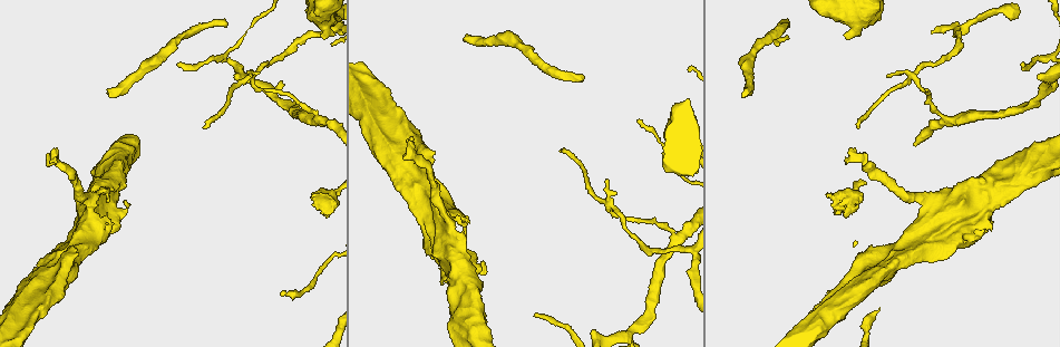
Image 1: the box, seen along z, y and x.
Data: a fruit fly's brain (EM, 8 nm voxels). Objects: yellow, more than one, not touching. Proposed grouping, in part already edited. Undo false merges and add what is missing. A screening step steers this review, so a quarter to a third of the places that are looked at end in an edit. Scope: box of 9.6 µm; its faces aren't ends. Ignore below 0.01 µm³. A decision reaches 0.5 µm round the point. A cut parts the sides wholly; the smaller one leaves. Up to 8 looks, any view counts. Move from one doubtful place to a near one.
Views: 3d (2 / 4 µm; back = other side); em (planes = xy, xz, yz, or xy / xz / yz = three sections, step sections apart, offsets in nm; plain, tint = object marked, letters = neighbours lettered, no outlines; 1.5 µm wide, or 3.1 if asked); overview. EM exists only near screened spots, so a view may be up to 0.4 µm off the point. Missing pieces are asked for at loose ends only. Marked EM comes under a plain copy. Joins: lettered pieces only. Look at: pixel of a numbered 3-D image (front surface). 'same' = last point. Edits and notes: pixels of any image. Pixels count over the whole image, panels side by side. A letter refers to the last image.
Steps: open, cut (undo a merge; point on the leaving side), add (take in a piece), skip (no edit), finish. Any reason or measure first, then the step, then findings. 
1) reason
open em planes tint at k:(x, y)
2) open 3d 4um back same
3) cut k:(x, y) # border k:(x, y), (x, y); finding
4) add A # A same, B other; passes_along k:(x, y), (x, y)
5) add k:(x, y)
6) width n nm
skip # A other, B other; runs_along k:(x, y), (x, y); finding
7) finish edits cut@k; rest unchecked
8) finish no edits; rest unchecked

open 3d 2um at 1:(608, 202)

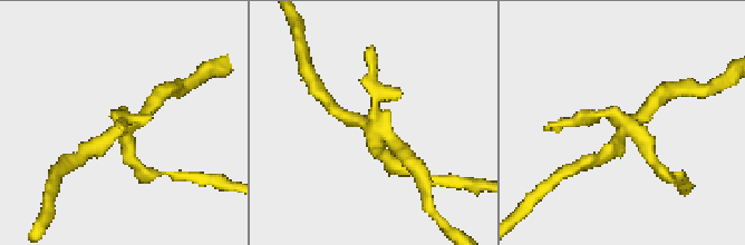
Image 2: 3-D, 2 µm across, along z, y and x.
open em planes letters at 2:(631, 128)

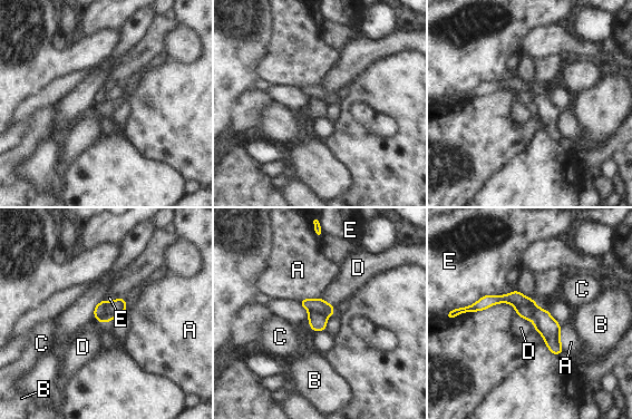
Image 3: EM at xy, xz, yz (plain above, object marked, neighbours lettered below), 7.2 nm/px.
cut 3:(524, 311) # A other, B other, C other, D other, E other; border 3:(513, 304), (532, 304), (533, 320); a second neuron is stuck on

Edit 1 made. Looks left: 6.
an open end
open 3d 4um at 1:(466, 36)

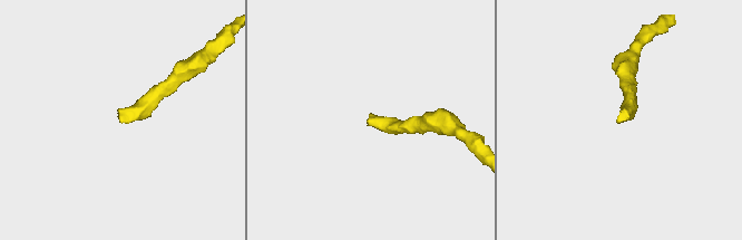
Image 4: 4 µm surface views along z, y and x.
now the EM
open em xz step 4 letters at 4:(372, 115)

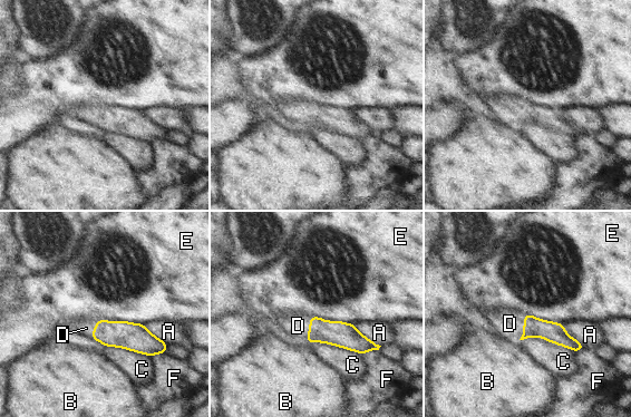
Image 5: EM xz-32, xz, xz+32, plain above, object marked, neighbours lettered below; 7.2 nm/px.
open em planes letters same

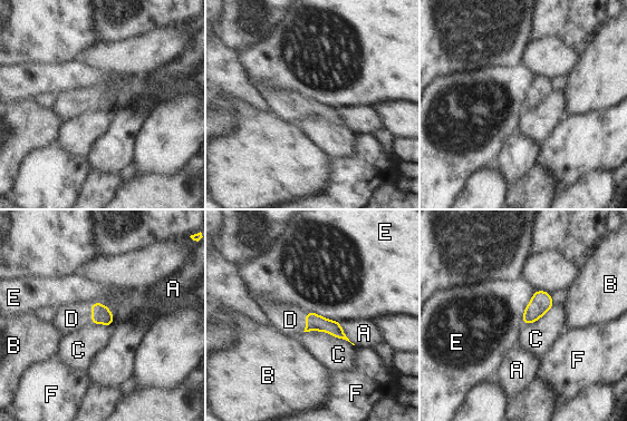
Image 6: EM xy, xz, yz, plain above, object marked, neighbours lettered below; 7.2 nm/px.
width 130 nm
add D # A other, B other, C other, D same, E other, F other; passes_along 6:(314, 322), (306, 321), (290, 320); it goes on there

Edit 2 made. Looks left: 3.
see it whole again
open overview

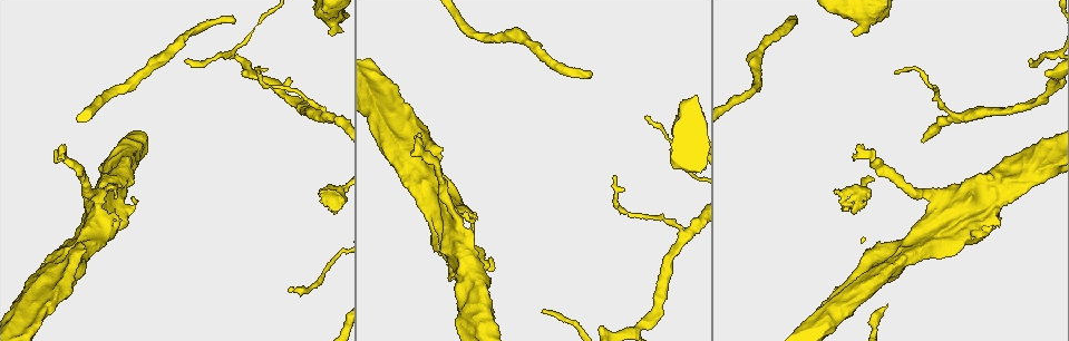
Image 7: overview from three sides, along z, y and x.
an open end
open 3d 2um at 7:(332, 36)

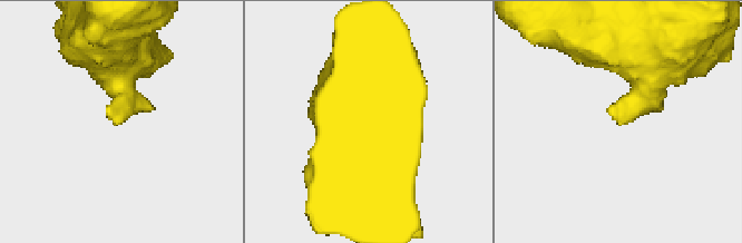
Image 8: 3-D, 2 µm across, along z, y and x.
need the tissue
open em planes letters at 8:(616, 122)

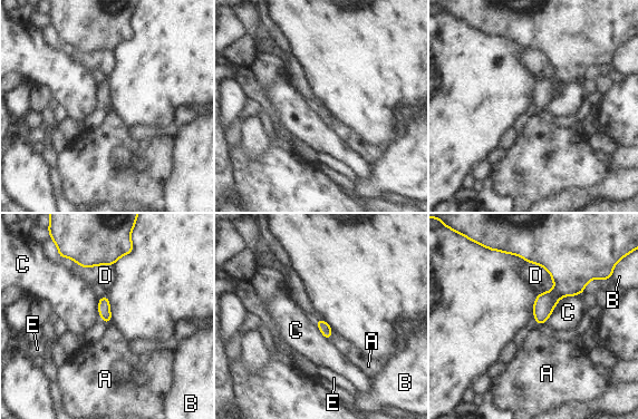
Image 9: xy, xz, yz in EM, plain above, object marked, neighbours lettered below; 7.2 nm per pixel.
skip # A other, B other, C other, D other, E other; no lettered piece goes on from it

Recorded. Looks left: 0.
finish edits cut@3, add@6; rest unchecked

